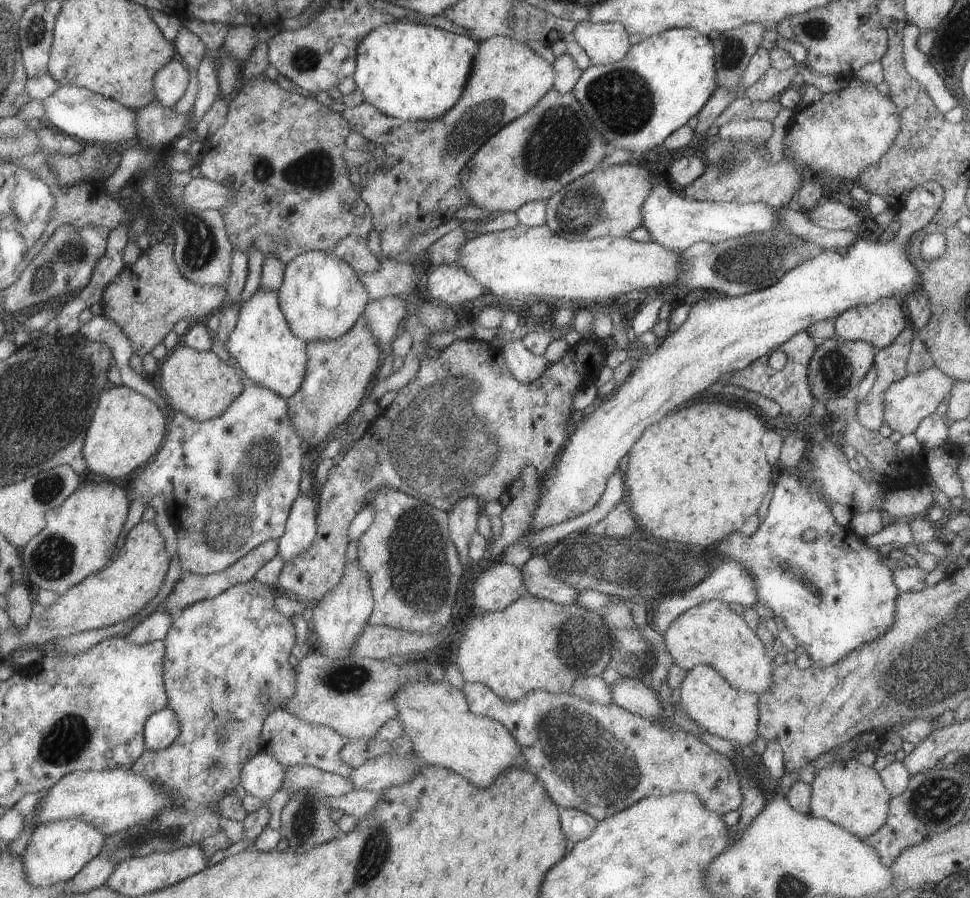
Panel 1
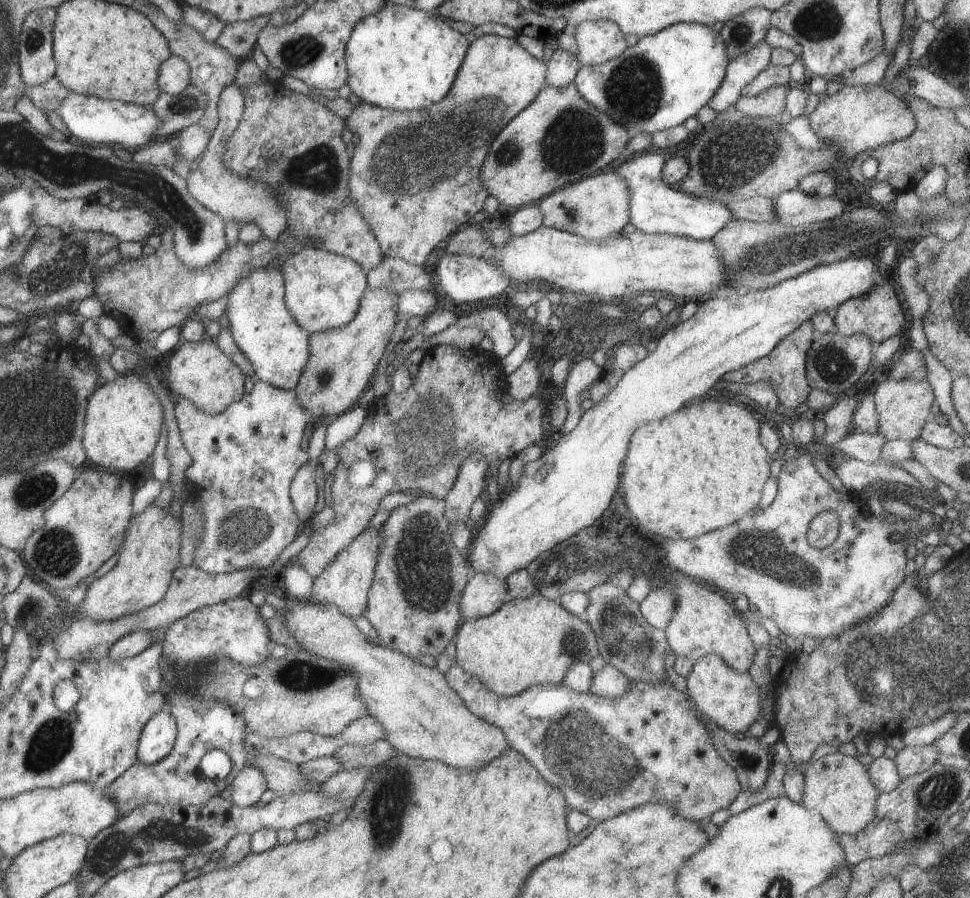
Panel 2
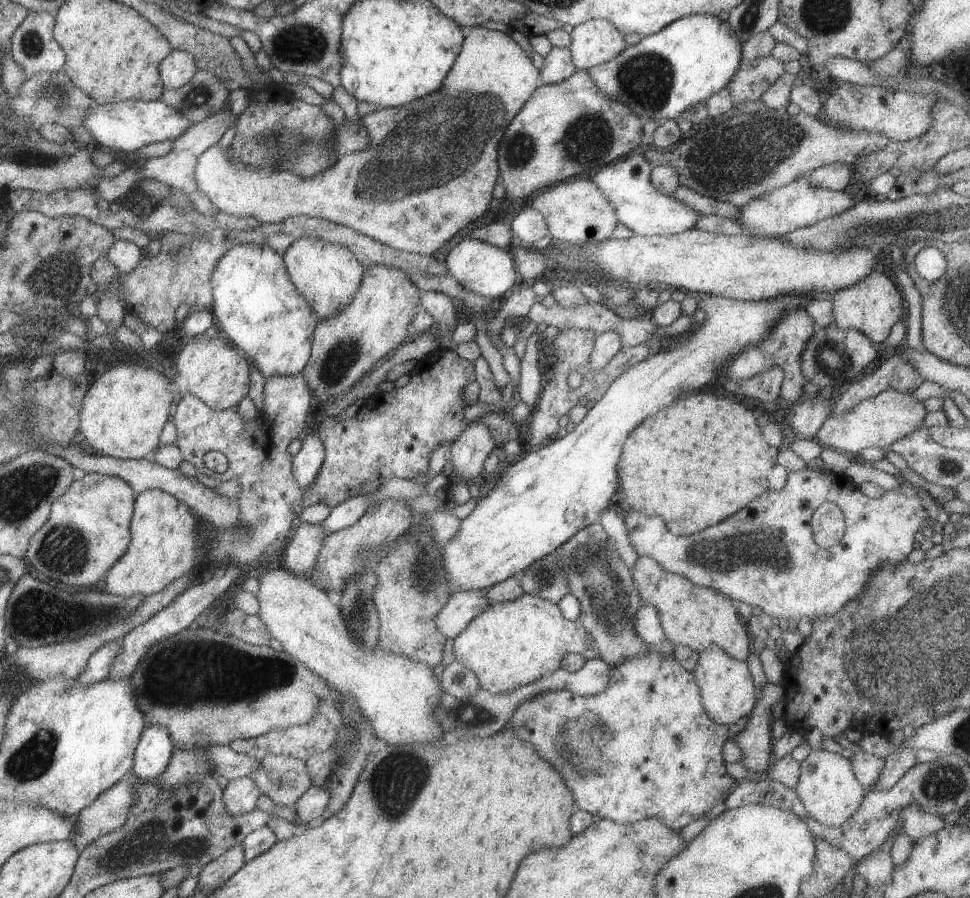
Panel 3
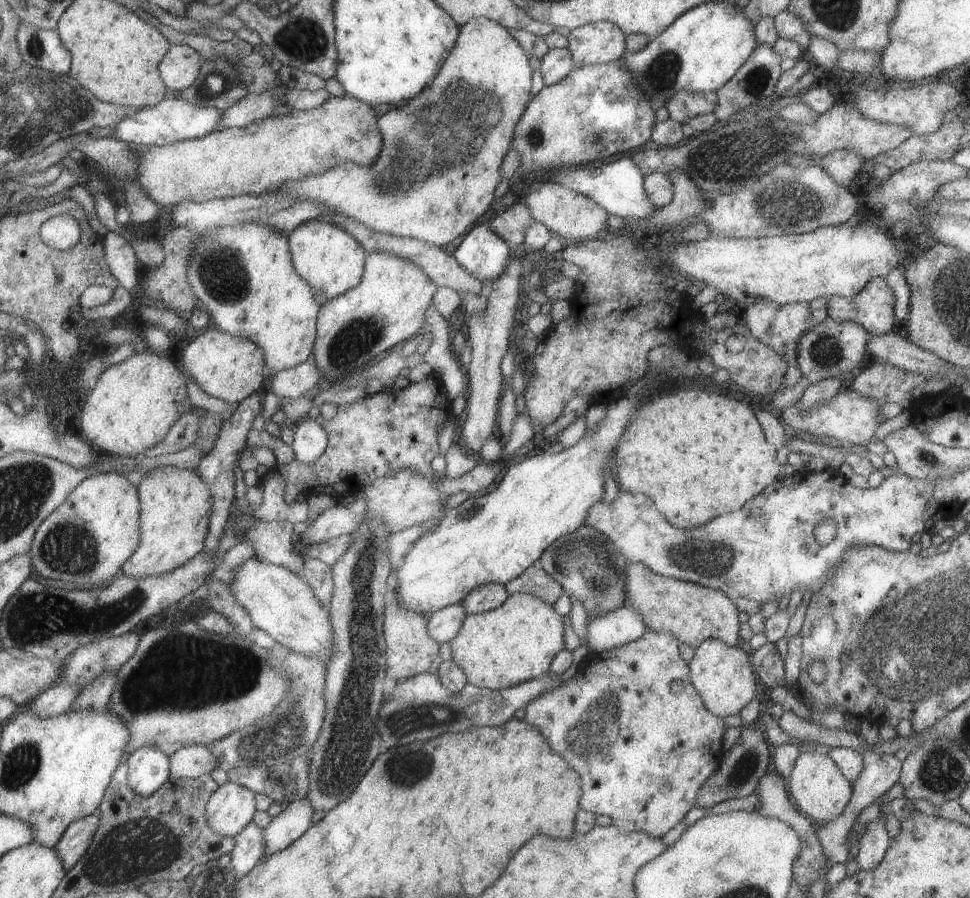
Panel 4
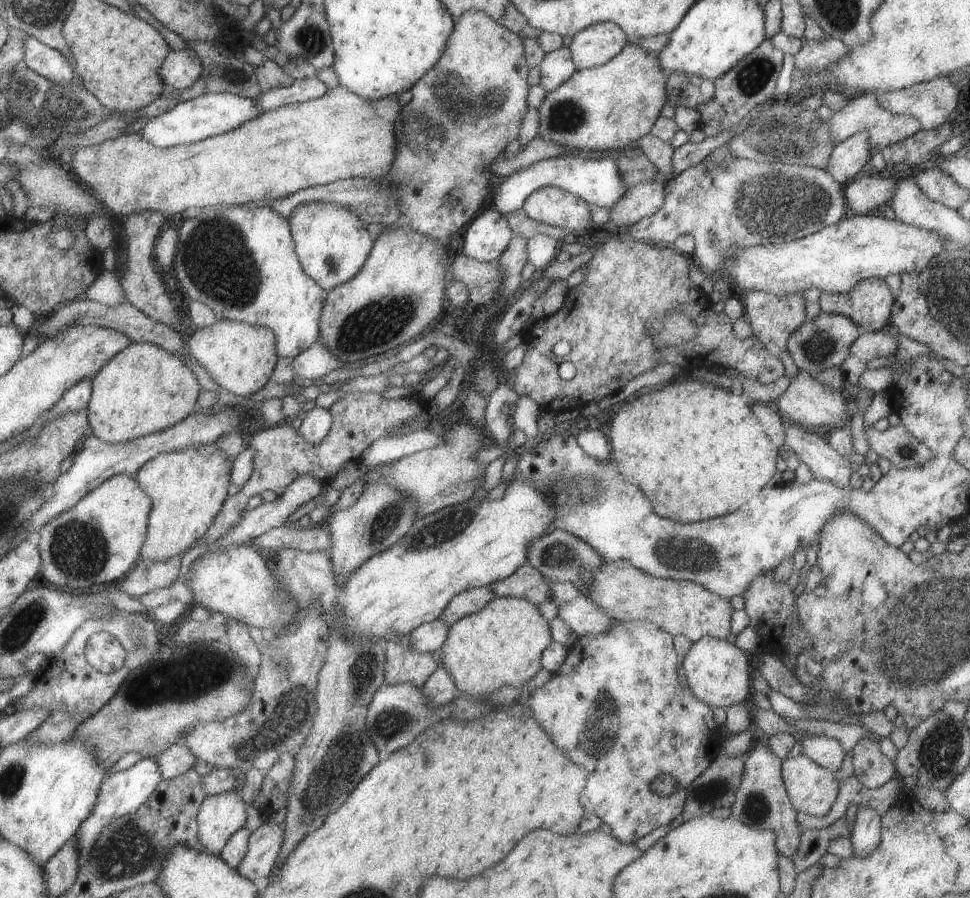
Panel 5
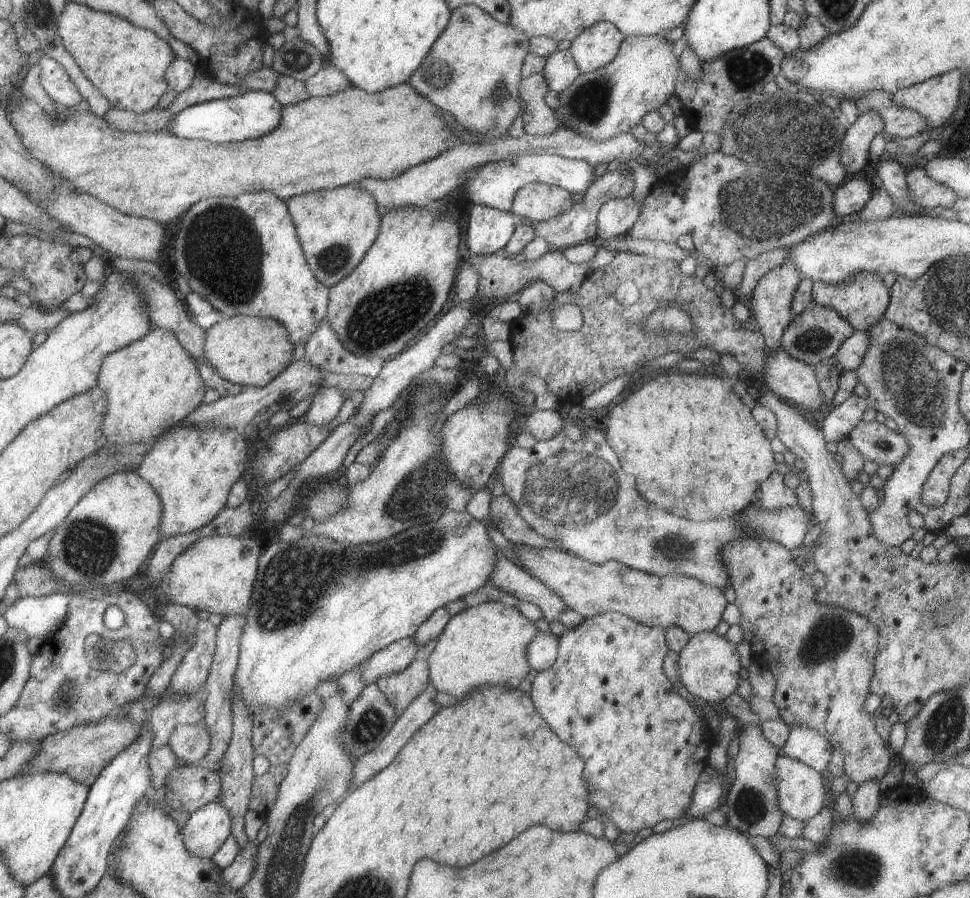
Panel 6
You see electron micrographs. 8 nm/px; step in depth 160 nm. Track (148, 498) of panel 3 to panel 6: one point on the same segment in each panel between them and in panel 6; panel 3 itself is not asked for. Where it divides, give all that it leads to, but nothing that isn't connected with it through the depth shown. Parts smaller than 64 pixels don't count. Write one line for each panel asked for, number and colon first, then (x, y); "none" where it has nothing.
4: (175, 504)
5: (186, 488)
6: (191, 470)

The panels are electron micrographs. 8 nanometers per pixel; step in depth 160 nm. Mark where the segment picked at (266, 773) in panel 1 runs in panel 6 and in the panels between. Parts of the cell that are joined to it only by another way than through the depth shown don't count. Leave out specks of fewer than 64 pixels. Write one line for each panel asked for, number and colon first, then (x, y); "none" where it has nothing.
2: (247, 787)
3: (239, 796)
4: (230, 807)
5: (219, 816)
6: (207, 828)

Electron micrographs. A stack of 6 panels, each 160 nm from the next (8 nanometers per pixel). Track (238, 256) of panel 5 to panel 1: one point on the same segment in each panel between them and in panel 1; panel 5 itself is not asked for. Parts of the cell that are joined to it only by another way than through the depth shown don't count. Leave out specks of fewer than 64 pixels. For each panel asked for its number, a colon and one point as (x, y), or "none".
1: (262, 345)
2: (276, 346)
3: (256, 308)
4: (242, 275)

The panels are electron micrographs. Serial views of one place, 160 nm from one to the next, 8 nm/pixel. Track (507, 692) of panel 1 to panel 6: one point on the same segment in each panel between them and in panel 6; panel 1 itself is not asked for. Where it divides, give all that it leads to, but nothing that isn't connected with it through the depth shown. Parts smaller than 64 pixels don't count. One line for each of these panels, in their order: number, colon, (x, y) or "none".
2: (531, 641)
3: (511, 643)
4: (515, 642)
5: (500, 645)
6: (485, 644)

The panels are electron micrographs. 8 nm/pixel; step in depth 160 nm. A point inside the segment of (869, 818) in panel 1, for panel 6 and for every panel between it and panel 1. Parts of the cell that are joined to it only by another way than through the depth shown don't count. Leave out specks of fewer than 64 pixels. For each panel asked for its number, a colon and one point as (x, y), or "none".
2: (836, 786)
3: (830, 793)
4: (817, 788)
5: (812, 790)
6: (800, 792)

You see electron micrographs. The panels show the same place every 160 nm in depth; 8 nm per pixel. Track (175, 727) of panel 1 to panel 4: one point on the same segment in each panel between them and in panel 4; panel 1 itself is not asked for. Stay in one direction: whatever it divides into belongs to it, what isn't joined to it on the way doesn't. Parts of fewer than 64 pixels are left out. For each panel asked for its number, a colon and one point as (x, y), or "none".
2: (157, 736)
3: (154, 749)
4: (148, 768)

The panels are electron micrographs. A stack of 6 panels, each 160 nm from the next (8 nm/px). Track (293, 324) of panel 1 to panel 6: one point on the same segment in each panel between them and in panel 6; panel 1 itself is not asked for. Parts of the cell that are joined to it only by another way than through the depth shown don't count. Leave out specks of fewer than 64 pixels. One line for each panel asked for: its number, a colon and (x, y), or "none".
2: (322, 290)
3: (327, 275)
4: (330, 260)
5: (331, 243)
6: (335, 227)

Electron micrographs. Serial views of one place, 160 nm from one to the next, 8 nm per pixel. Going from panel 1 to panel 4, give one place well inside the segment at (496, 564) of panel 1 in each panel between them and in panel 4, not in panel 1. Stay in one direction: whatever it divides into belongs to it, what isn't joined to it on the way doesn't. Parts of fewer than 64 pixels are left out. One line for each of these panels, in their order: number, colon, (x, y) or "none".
2: (483, 593)
3: (460, 608)
4: (442, 625)

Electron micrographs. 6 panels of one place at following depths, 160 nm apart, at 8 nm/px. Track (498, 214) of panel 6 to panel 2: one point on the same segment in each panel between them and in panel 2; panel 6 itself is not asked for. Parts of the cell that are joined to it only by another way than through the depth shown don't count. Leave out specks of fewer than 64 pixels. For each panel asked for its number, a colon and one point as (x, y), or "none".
2: (464, 278)
3: (485, 269)
4: (484, 254)
5: (488, 235)

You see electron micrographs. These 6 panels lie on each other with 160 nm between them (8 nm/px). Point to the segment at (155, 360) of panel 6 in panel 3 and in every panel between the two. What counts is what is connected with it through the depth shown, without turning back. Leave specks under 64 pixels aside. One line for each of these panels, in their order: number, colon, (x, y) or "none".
3: (122, 413)
4: (133, 403)
5: (143, 389)

